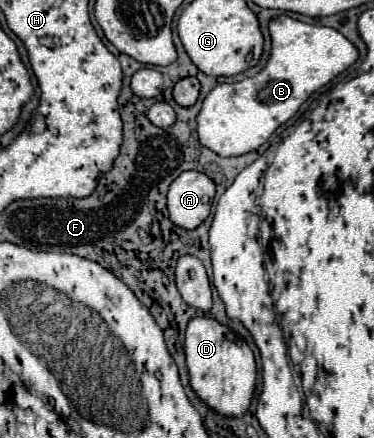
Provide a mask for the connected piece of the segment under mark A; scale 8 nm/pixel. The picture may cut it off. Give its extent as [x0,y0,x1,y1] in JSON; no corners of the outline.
[168,172,216,230]

